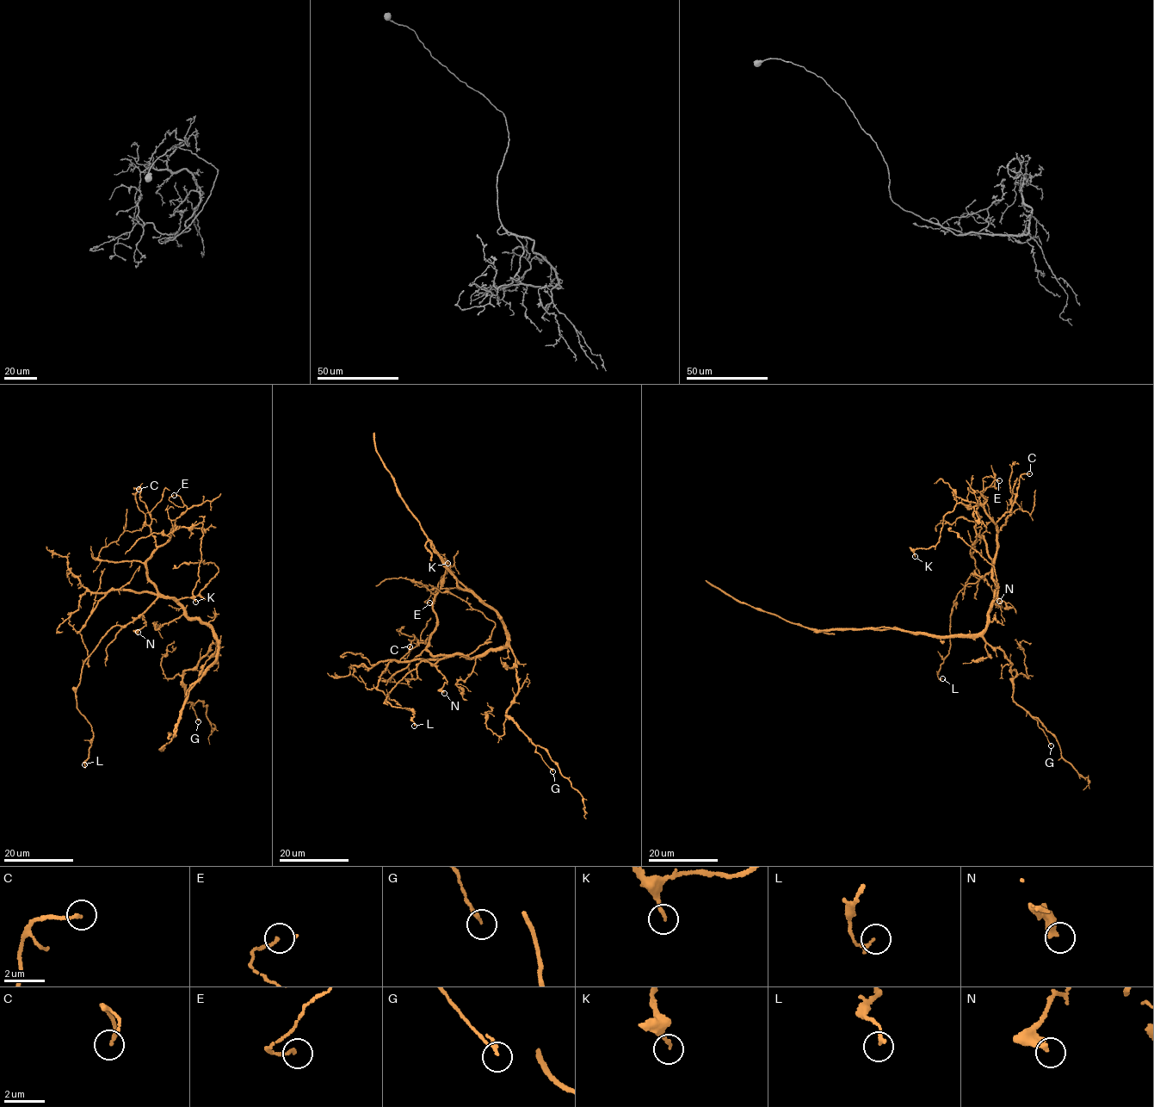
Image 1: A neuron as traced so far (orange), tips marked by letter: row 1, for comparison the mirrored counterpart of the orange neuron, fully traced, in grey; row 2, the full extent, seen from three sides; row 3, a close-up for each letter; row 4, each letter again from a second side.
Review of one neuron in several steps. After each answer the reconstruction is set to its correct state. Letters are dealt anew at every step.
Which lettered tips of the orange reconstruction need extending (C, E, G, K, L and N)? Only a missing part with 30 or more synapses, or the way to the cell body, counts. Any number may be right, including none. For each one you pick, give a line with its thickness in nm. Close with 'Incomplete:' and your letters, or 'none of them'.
Incomplete: none of them

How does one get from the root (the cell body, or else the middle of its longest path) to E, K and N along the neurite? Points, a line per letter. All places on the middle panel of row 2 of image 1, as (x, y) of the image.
E: (505, 644), (469, 658), (433, 656), (425, 646), (435, 626), (432, 604), (437, 585), (424, 602), (429, 602)
K: (505, 644), (469, 658), (428, 650), (446, 560), (452, 571), (447, 563)
N: (505, 644), (480, 657), (469, 658), (459, 654), (440, 659), (435, 666), (447, 679), (441, 689), (444, 693)

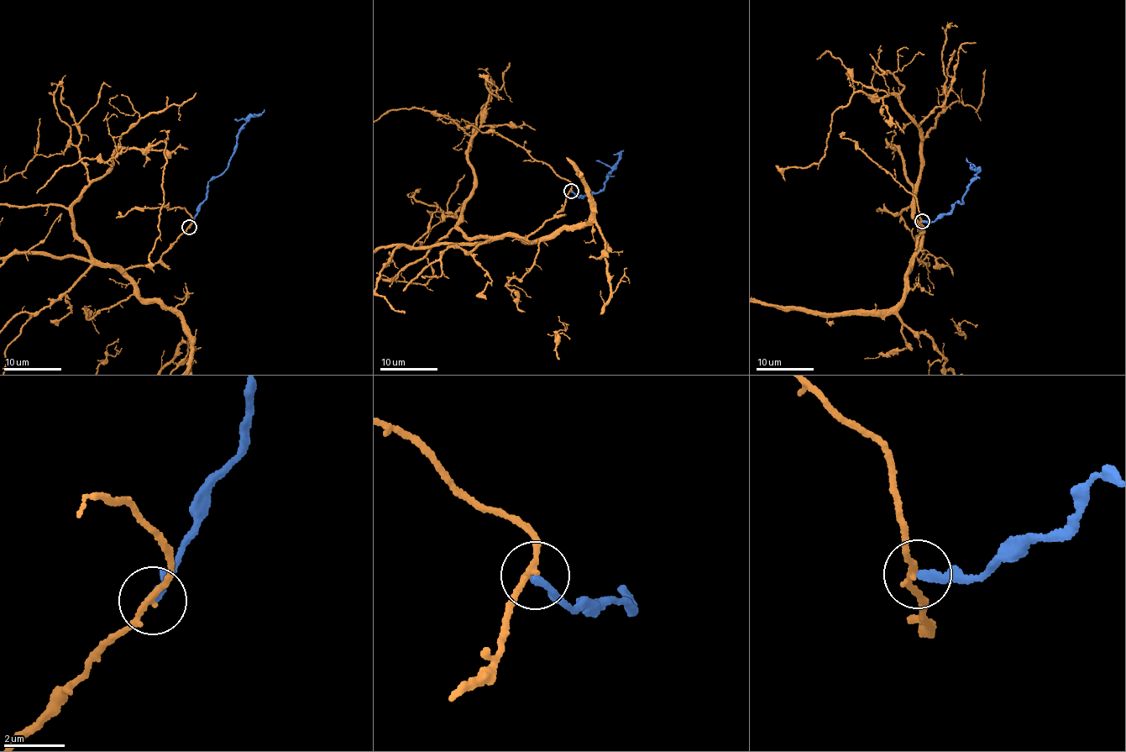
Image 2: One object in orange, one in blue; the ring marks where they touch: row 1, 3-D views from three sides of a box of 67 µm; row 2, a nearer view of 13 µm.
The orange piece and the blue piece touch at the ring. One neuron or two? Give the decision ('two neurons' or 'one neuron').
two neurons

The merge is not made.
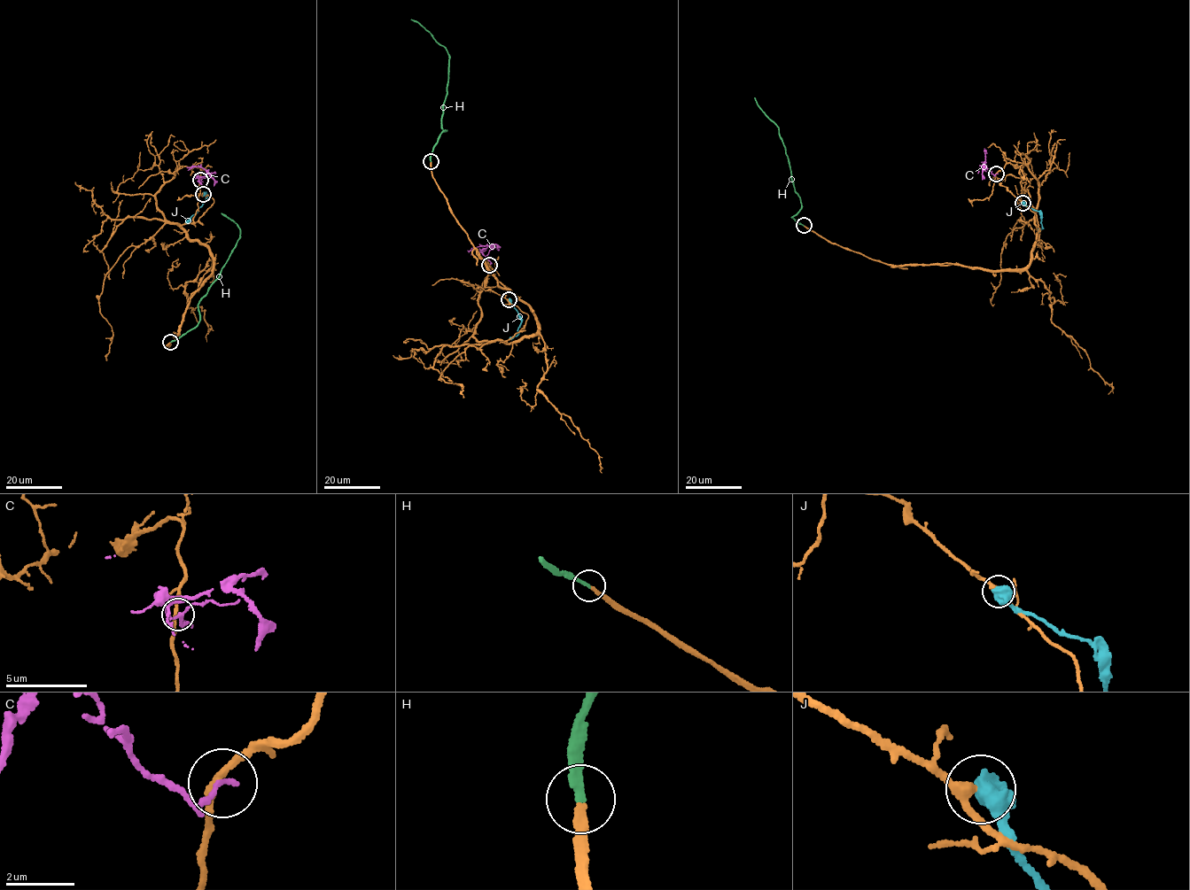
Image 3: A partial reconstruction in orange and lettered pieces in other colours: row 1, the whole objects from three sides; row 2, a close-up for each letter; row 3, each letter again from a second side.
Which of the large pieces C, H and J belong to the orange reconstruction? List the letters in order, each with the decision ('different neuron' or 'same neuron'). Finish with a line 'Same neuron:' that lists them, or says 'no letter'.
C: different neuron
H: same neuron
J: different neuron
Same neuron: H

